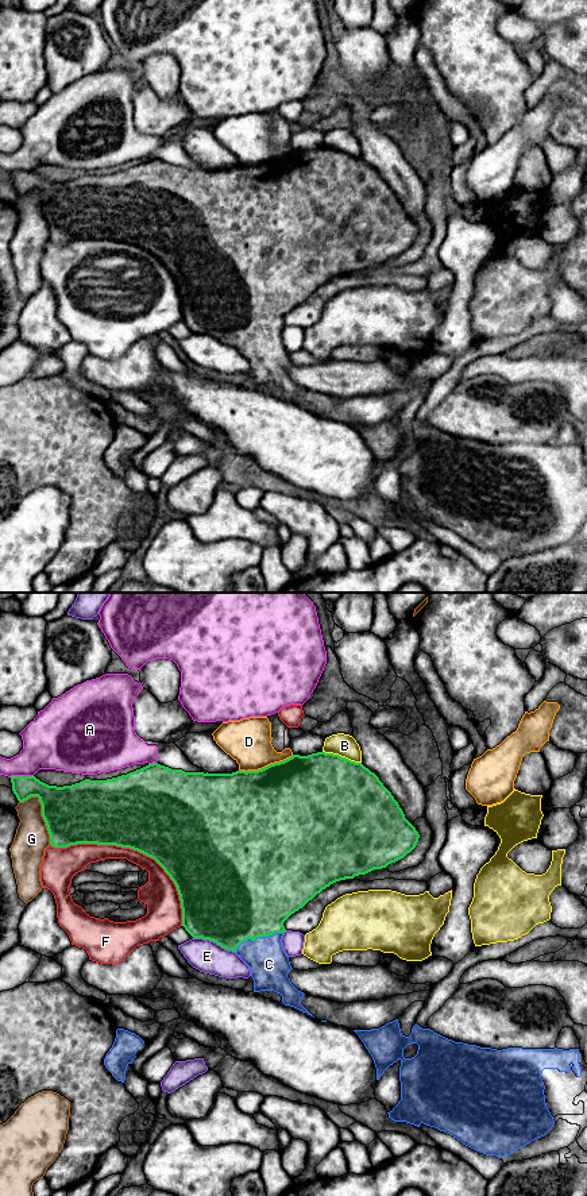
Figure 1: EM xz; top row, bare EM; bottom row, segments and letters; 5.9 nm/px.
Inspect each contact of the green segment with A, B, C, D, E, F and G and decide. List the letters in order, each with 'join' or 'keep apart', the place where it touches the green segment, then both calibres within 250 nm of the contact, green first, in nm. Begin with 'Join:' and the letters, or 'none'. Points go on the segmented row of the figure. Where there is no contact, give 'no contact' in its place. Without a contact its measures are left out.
Join: C
A: keep apart; contact xz (20, 776); calibres 170 and 300 nm
B: keep apart; contact xz (340, 756); calibres 500 and 140 nm
C: join; contact xz (258, 936); calibres 500 and 240 nm
D: keep apart; contact xz (267, 766); calibres 500 and 280 nm
E: keep apart; contact xz (215, 941); calibres 500 and 190 nm
F: keep apart; contact xz (135, 849); calibres 500 and 140 nm
G: keep apart; contact xz (42, 811); calibres 360 and 200 nm

